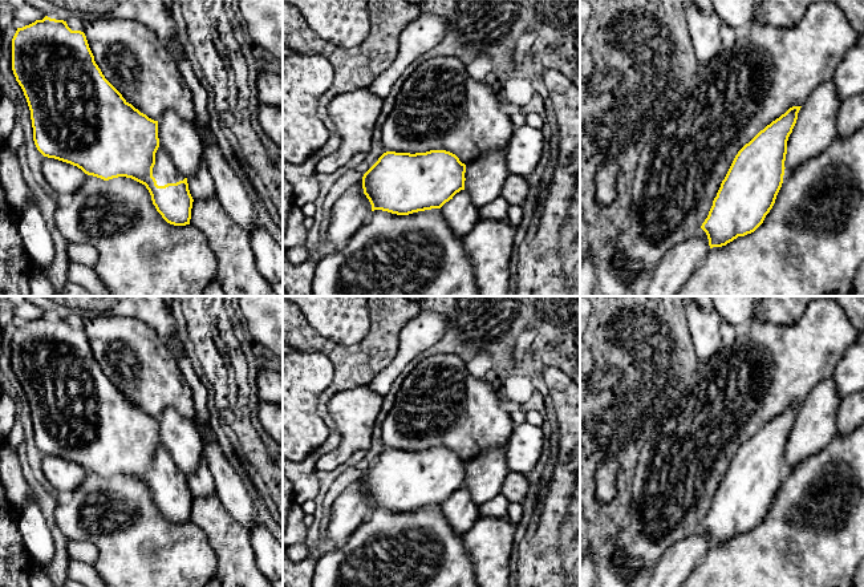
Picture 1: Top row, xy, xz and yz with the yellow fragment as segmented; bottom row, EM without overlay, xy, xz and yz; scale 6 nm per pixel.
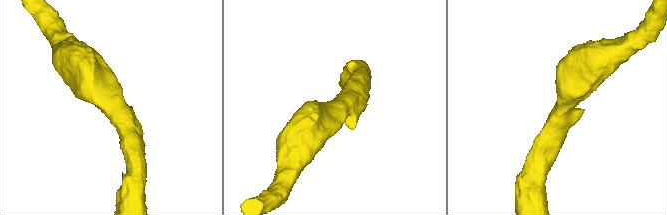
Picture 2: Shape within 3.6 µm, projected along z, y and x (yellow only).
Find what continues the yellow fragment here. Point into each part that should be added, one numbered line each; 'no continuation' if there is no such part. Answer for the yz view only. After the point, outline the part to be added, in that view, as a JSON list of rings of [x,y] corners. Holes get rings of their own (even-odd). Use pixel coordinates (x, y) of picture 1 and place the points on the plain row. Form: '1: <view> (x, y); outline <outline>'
1: yz (815, 425); outline [[[833,377],[820,381],[808,393],[787,438],[783,478],[836,436],[836,410],[840,401]]]

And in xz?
1: xz (461, 511); outline [[[466,487],[457,490],[441,505],[441,510],[457,534],[465,534],[480,517],[478,505],[472,501]]]

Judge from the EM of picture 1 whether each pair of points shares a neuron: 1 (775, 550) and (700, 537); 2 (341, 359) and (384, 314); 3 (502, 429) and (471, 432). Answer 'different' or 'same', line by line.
1: different
2: same
3: same

